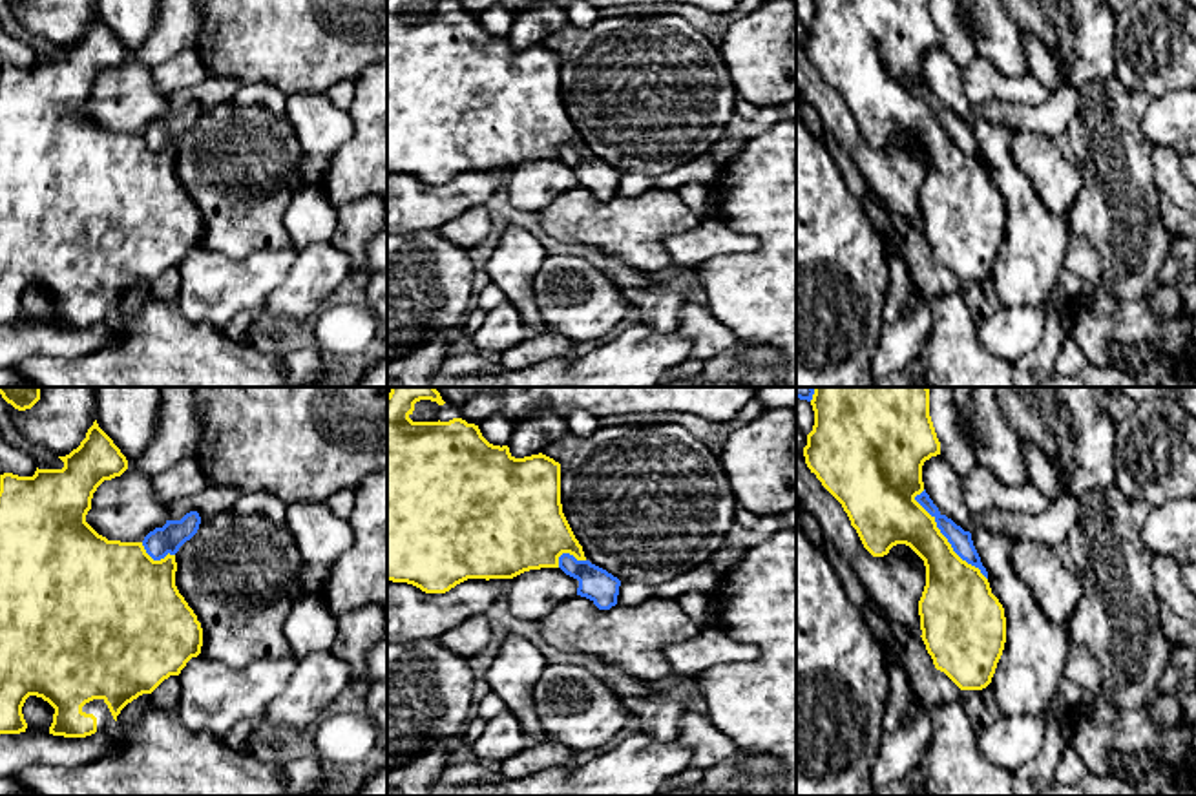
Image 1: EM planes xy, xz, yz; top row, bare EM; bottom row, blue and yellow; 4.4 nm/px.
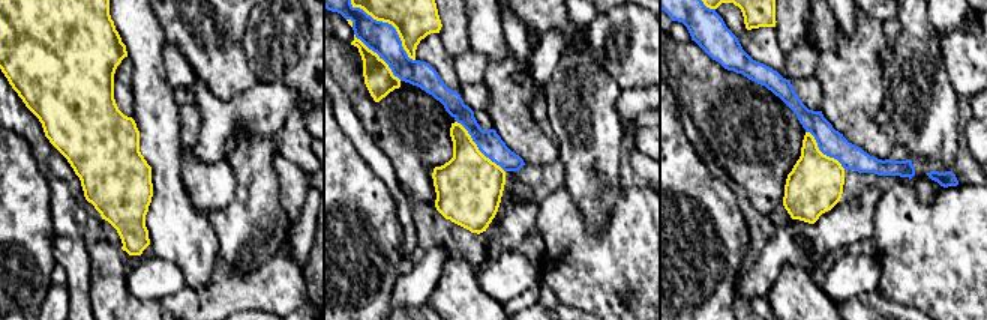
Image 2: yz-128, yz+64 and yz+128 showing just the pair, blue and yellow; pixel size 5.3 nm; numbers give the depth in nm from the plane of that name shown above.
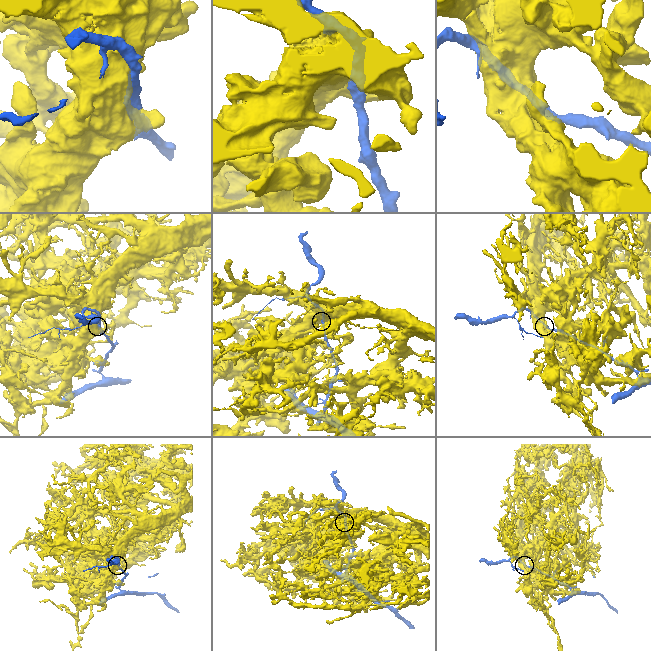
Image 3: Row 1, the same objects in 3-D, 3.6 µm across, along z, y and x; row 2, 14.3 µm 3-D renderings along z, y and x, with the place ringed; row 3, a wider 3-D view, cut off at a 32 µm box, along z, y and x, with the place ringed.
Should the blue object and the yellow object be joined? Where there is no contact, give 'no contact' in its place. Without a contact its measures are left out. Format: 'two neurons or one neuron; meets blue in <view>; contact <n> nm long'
two neurons; meets blue in yz; contact 500 nm long

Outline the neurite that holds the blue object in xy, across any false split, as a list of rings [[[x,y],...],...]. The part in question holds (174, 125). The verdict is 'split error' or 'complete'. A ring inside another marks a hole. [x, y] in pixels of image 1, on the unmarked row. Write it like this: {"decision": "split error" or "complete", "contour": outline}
{"decision": "complete", "contour": [[[197,102],[186,104],[181,111],[166,111],[163,119],[155,119],[144,128],[142,137],[153,152],[161,152],[168,144],[175,146],[197,124],[199,115]]]}

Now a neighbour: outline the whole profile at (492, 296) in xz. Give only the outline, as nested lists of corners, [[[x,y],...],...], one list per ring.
[[[491,281],[484,287],[484,290],[475,296],[475,305],[484,312],[502,305],[506,301],[506,294]]]

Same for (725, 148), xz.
[[[721,137],[714,142],[708,153],[714,157],[718,168],[721,168],[734,161],[745,150],[747,142],[749,139]]]

